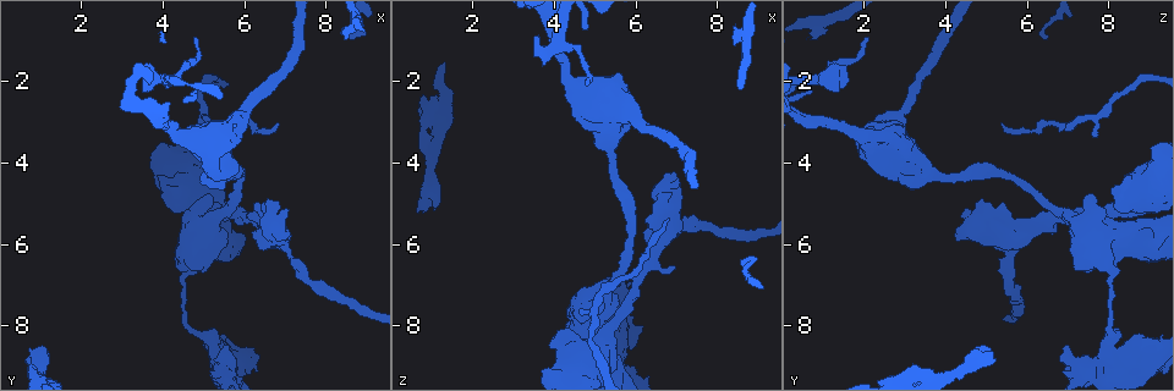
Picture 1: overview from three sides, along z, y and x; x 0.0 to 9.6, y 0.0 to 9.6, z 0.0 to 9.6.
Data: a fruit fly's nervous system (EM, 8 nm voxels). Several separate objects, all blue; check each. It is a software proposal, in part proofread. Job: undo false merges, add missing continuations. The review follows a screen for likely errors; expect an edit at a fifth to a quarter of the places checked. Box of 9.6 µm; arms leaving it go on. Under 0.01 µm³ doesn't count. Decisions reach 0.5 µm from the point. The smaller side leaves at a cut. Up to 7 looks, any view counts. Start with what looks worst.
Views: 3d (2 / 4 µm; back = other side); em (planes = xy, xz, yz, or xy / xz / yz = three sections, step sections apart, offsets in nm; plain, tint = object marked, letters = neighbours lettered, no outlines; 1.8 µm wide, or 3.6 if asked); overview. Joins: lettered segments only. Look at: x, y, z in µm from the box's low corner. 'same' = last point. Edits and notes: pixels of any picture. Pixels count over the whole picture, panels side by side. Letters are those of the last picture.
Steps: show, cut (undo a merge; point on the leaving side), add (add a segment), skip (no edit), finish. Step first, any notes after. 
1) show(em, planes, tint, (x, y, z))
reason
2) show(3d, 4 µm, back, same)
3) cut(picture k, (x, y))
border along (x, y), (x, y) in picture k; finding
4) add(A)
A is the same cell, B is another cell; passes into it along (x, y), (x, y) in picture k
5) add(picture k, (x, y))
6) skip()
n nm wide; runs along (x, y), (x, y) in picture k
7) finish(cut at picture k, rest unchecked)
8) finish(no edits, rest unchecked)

show(em, planes, letters, (8.45, 0.90, 0.95))
free end

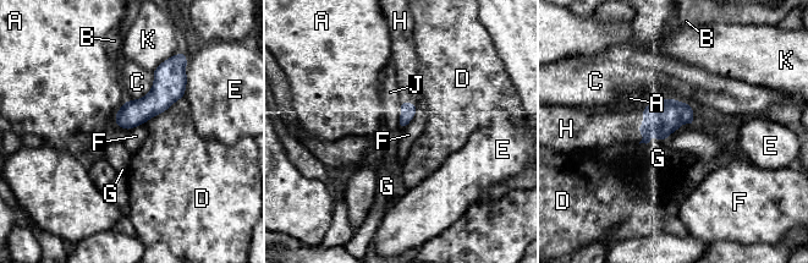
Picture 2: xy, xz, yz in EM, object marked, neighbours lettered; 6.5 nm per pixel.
add(H)
H is the same cell, A, B, C, D, E, F, G, J and K are other cells; the cell continues

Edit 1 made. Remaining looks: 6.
show(overview)
see it whole again

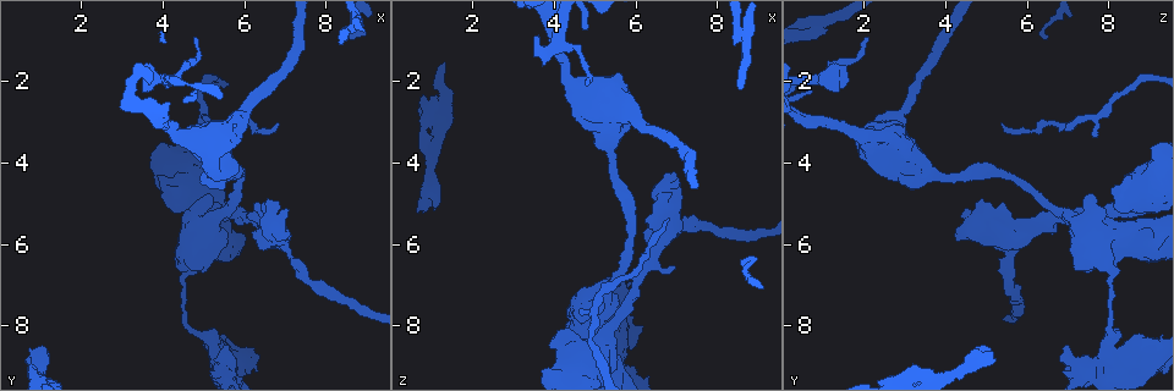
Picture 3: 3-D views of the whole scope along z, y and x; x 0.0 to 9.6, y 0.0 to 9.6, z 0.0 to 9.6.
show(3d, 4 µm, (4.95, 8.25, 8.05))

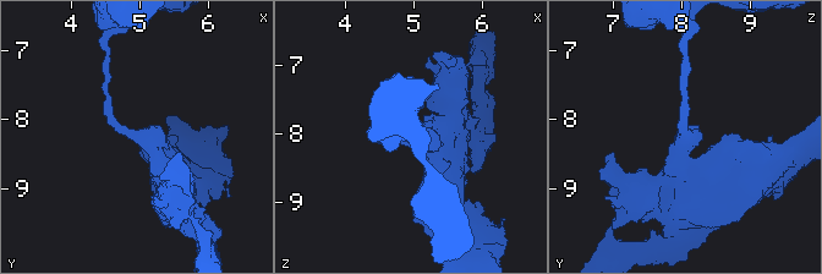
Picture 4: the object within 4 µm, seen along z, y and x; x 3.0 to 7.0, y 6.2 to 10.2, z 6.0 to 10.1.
show(em, planes, letters, (5.00, 8.20, 8.10))

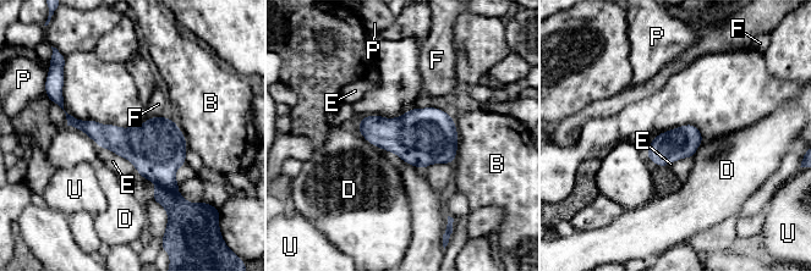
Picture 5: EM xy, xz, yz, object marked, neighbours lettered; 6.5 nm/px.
cut(picture 5, (186, 221))
B, D, E, F, P and U are other cells; border along (158, 186), (176, 191) in picture 5; two cells meet here

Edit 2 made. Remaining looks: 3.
show(em, 3.6 µm, planes, tint, (5.30, 4.20, 3.50))
thin arm on a thick one

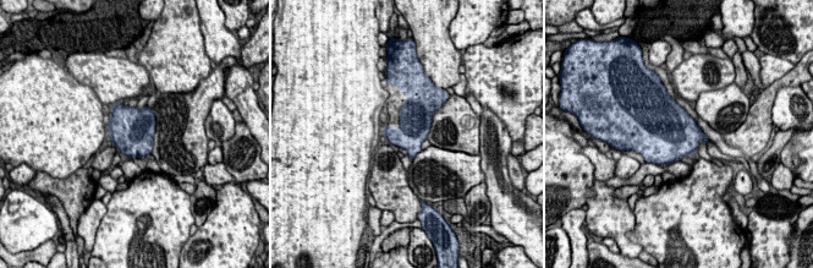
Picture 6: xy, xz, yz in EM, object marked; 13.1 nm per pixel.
show(em, 3.6 µm, planes, letters, same)

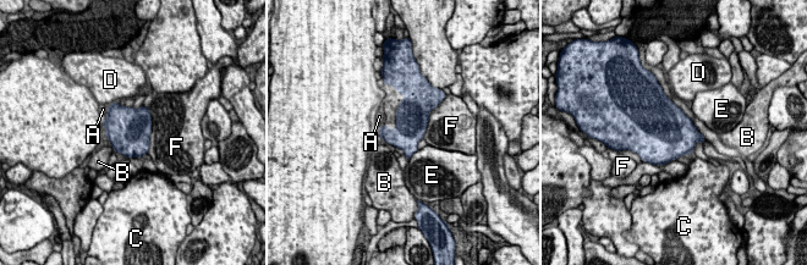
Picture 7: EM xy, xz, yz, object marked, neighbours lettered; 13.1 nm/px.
skip()
A, B, C, D, E and F are other cells; border along (111, 145), (115, 150) in picture 7; continuous, no second cell

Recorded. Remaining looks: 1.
finish(add at picture 2, cut at picture 5, rest unchecked)

